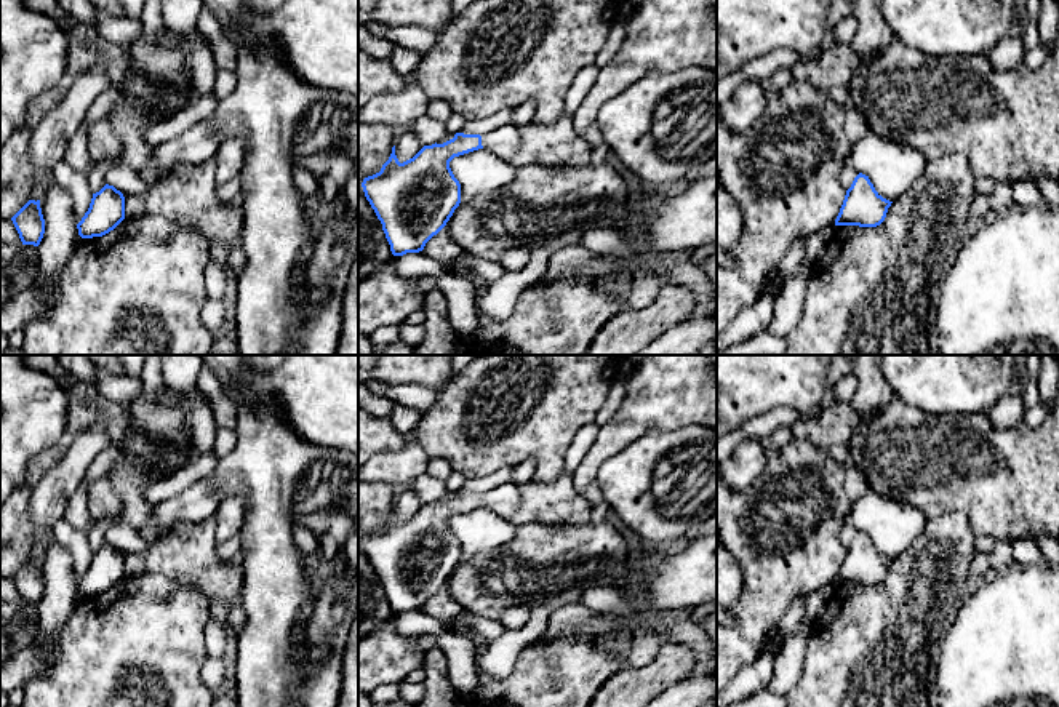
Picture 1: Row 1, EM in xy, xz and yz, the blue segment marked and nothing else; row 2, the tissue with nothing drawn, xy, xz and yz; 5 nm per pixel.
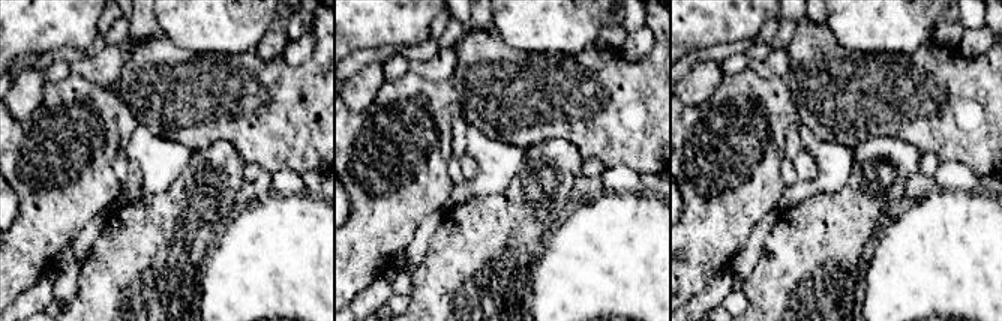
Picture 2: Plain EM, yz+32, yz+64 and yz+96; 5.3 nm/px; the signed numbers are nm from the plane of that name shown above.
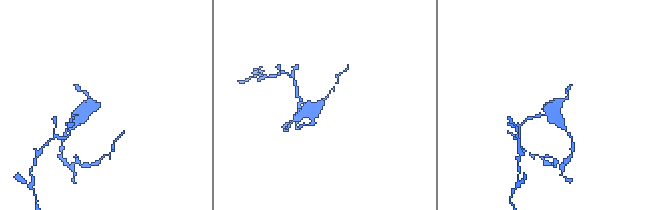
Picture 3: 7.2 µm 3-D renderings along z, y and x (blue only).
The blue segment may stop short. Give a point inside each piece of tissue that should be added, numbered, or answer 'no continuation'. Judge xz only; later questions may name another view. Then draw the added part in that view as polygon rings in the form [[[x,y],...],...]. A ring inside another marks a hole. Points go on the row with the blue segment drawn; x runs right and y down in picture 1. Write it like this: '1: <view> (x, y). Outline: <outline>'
1: xz (504, 141). Outline: [[[512,123],[501,126],[482,136],[482,146],[491,150],[494,155],[512,160],[517,149],[520,147],[522,133]]]

